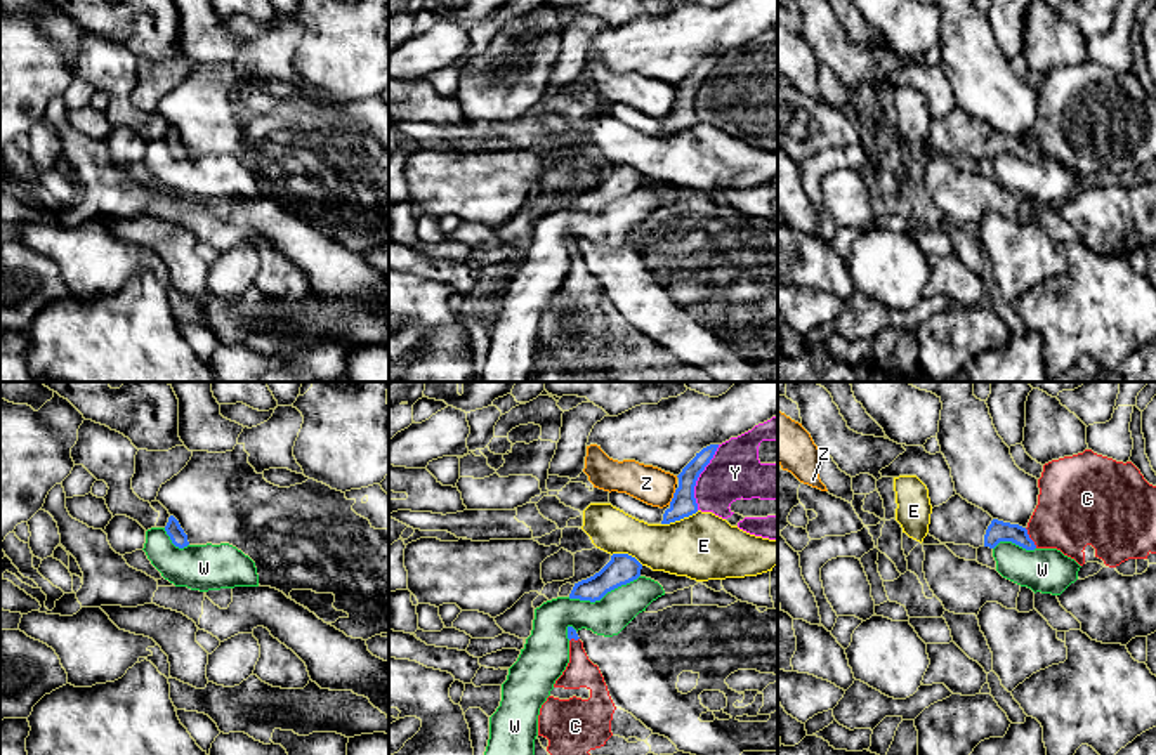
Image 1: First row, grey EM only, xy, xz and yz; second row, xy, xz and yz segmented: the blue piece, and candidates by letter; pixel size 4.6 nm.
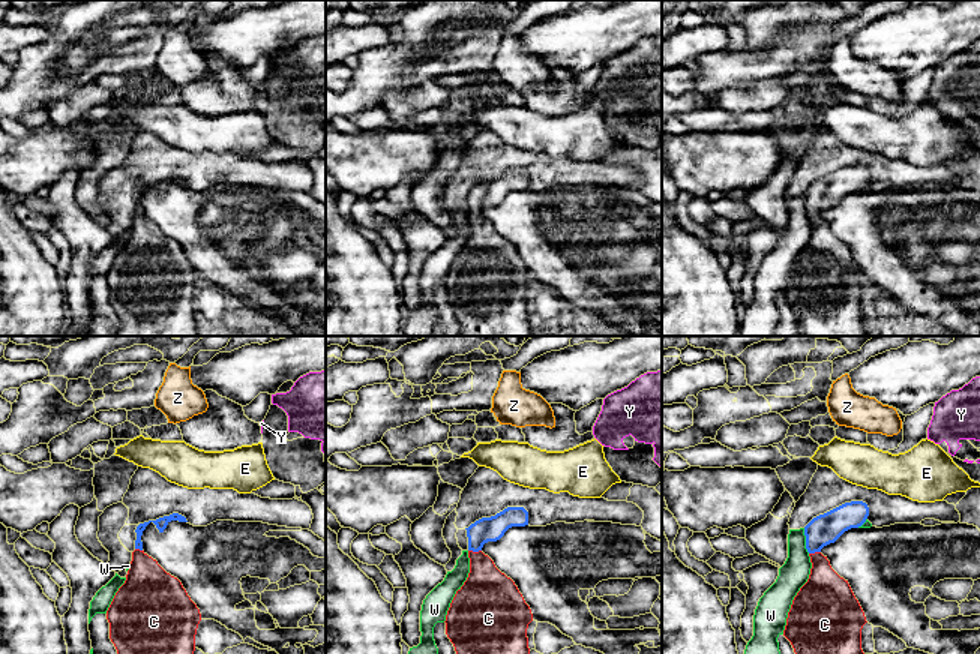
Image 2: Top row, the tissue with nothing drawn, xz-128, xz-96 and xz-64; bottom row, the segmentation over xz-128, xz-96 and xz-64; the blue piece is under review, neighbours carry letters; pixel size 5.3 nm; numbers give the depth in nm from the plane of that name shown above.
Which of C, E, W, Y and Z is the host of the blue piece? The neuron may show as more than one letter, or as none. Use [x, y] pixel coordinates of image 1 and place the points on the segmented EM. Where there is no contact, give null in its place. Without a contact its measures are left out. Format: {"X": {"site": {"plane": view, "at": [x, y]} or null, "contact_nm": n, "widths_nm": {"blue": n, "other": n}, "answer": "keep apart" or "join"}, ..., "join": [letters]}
{"C": {"site": {"plane": "yz", "at": [1030, 538]}, "contact_nm": 110, "widths_nm": {"blue": 100, "other": 360}, "answer": "join"}, "E": {"site": {"plane": "xz", "at": [679, 519]}, "contact_nm": 190, "widths_nm": {"blue": 120, "other": 300}, "answer": "keep apart"}, "W": {"site": {"plane": "xz", "at": [603, 596]}, "contact_nm": 360, "widths_nm": {"blue": 140, "other": 180}, "answer": "keep apart"}, "Y": {"site": {"plane": "xz", "at": [698, 476]}, "contact_nm": 320, "widths_nm": {"blue": 120, "other": 240}, "answer": "keep apart"}, "Z": {"site": {"plane": "xz", "at": [674, 497]}, "contact_nm": 80, "widths_nm": {"blue": 120, "other": 170}, "answer": "keep apart"}, "join": ["C"]}

